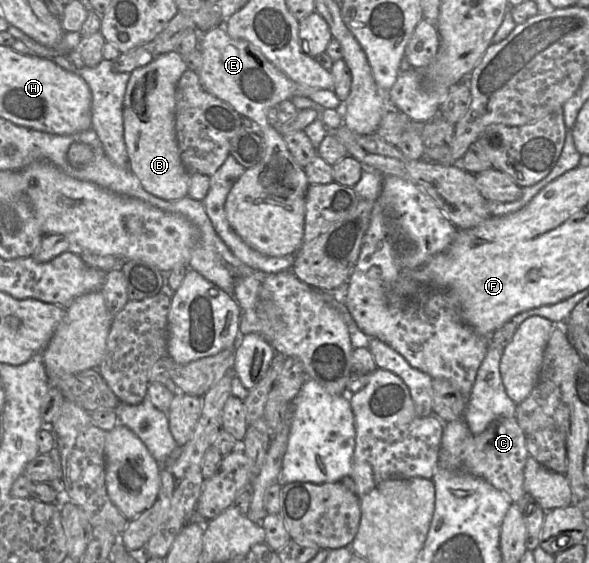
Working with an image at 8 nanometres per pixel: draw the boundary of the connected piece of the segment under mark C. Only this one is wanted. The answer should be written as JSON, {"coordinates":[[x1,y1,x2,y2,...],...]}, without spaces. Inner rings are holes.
{"coordinates":[[516,417,497,419,481,434,473,434,463,418,444,423,438,466,446,470,480,477,504,492,512,503,526,497,524,468,529,457,526,434]]}

